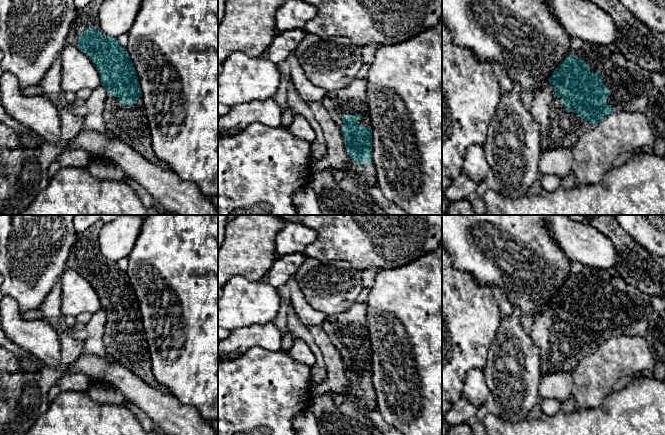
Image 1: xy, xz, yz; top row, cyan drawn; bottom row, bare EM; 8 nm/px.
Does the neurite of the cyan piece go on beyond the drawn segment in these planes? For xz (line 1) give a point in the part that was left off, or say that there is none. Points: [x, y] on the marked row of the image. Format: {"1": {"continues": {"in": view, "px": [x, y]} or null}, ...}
{"1": {"continues": {"in": "xz", "px": [352, 100]}}}

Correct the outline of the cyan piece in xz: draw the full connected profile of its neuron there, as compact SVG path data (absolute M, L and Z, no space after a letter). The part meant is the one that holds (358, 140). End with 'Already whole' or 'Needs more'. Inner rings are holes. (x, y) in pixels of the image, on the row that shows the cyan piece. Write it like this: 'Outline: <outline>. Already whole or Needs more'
Outline: M355 78L347 87L327 92L322 103L341 129L346 152L353 162L352 174L335 171L336 184L373 203L364 190L365 187L378 187L372 159L372 130L366 90L367 81Z. Needs more

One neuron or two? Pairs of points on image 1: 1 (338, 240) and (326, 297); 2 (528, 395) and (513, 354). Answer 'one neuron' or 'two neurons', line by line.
1: two neurons
2: one neuron

